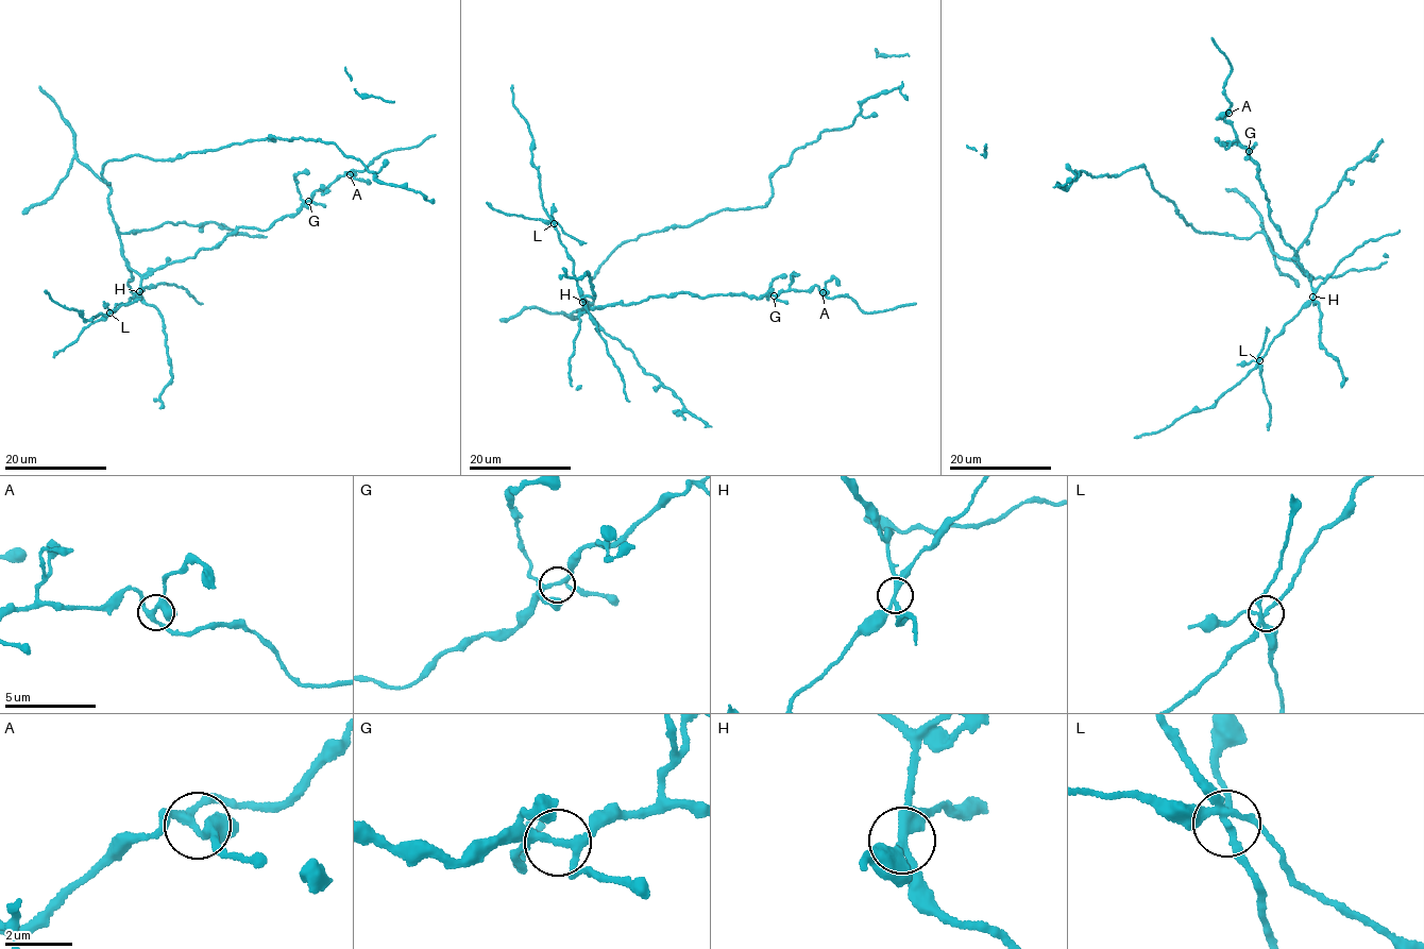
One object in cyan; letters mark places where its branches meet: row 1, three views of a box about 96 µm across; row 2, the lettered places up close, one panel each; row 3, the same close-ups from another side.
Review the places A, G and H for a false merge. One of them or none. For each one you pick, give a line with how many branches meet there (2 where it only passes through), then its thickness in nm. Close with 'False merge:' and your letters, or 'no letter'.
H: 4 | 240 nm
False merge: H

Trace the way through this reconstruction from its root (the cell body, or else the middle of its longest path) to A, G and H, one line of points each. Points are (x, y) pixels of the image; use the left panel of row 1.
A: (103, 166), (122, 256), (141, 274), (218, 248), (240, 227), (268, 229), (299, 213), (316, 190), (350, 174)
G: (103, 166), (122, 256), (141, 274), (218, 248), (240, 227), (268, 229), (299, 213), (307, 201)
H: (103, 166), (101, 175), (111, 185), (108, 206), (122, 256), (141, 277), (139, 291)

